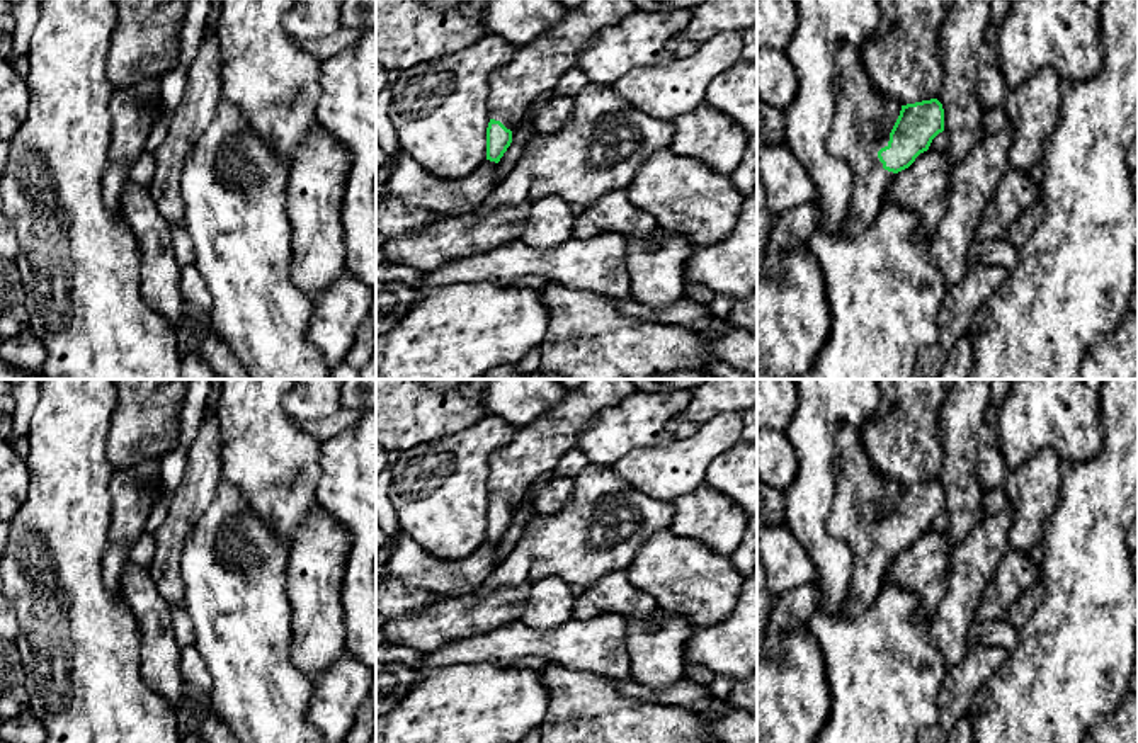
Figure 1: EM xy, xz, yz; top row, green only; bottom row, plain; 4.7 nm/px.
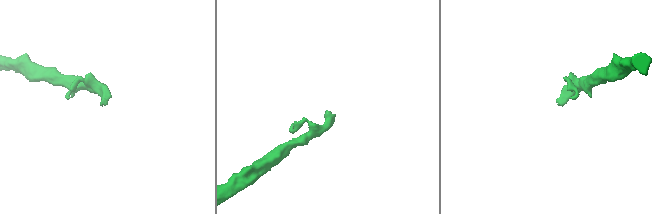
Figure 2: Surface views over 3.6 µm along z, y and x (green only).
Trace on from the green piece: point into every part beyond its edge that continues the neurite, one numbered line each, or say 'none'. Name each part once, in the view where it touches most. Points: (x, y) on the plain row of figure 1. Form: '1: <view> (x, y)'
1: yz (863, 502)

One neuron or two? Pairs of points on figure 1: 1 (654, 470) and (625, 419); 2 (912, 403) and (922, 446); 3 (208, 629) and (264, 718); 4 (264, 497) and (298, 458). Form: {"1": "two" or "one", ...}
{"1": "two", "2": "one", "3": "one", "4": "one"}

